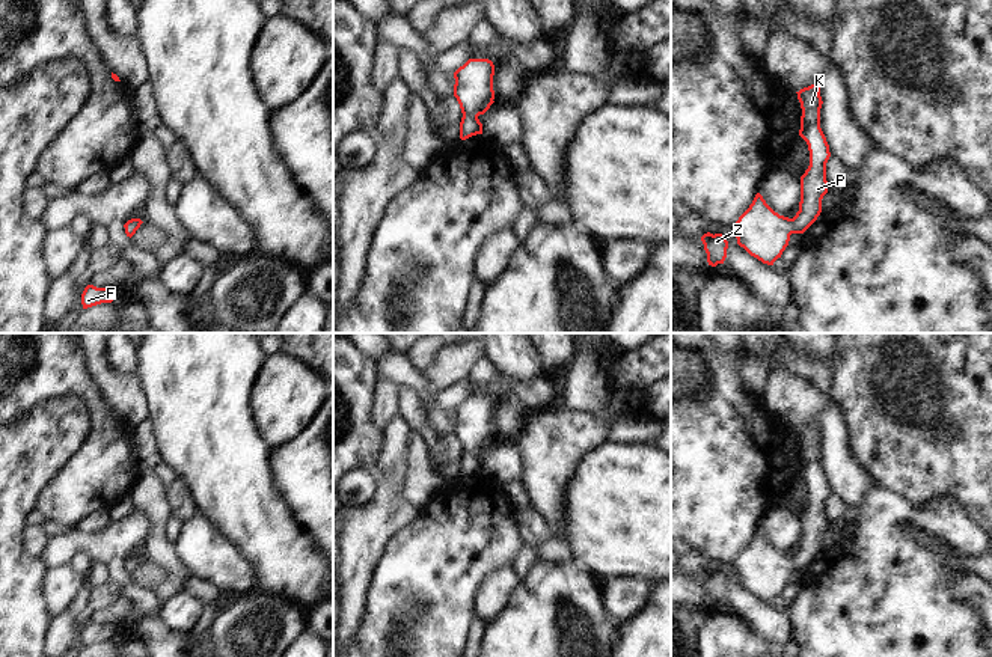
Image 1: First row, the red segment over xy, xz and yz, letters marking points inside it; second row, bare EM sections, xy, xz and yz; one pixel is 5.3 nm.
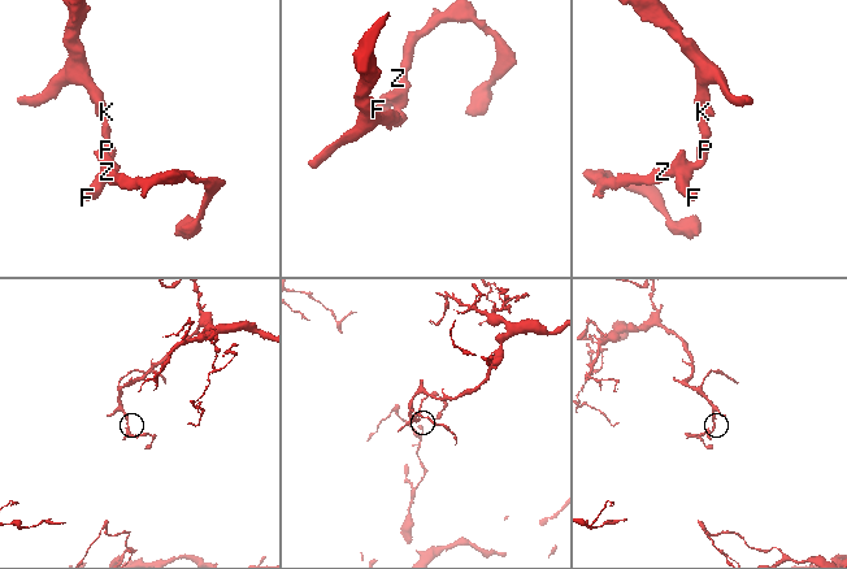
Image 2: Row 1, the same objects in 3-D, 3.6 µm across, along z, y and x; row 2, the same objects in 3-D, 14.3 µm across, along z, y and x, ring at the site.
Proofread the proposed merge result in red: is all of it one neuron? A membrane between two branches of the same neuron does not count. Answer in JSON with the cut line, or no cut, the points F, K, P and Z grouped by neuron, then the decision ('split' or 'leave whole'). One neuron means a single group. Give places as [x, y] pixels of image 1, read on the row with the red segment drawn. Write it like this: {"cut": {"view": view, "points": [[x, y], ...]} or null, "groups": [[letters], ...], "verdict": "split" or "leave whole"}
{"cut": null, "groups": [["F", "K", "P", "Z"]], "verdict": "leave whole"}

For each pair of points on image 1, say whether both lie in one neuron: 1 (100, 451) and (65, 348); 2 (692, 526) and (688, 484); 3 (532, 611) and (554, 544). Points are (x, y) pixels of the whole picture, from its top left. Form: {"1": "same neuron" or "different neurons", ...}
{"1": "same neuron", "2": "same neuron", "3": "different neurons"}

